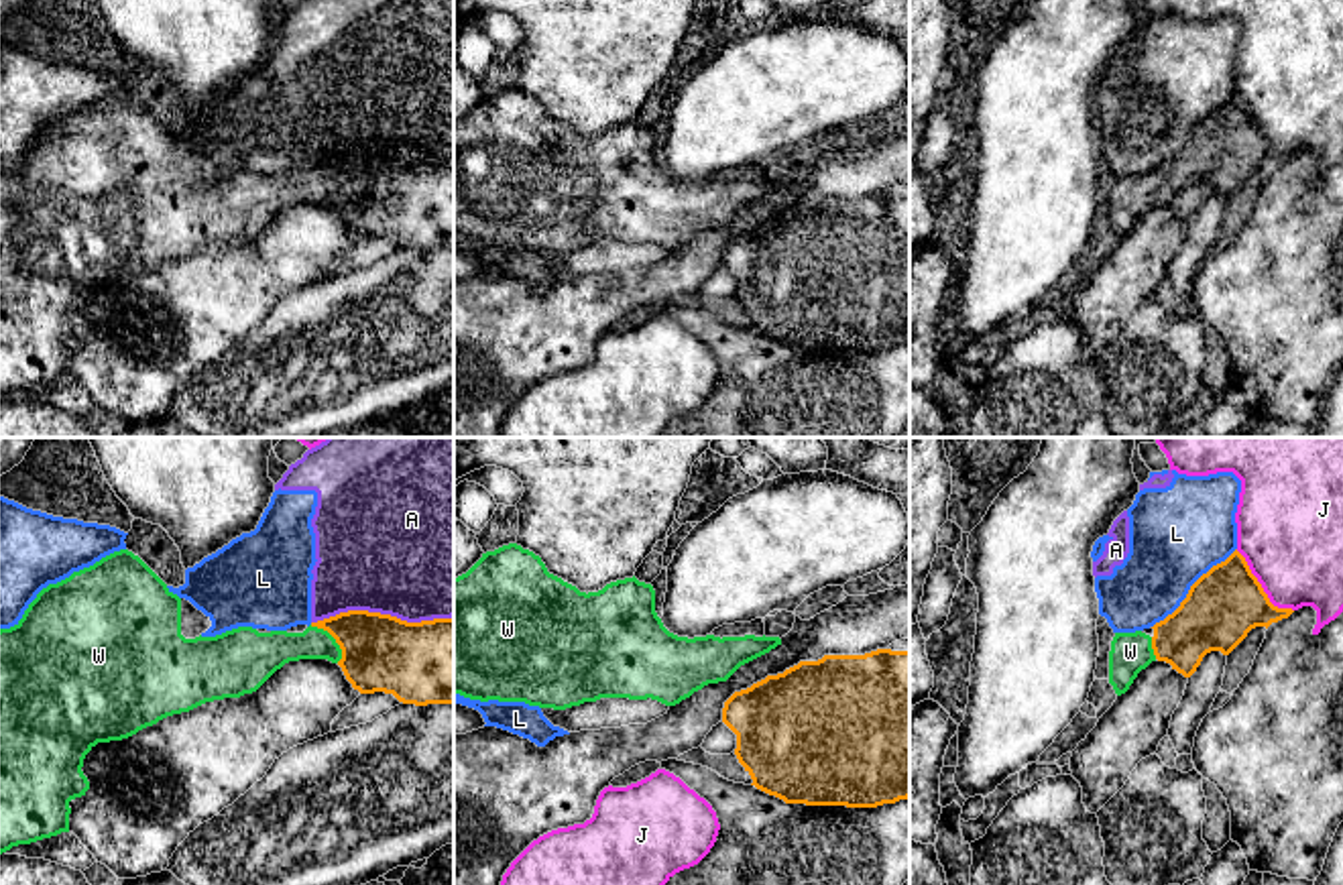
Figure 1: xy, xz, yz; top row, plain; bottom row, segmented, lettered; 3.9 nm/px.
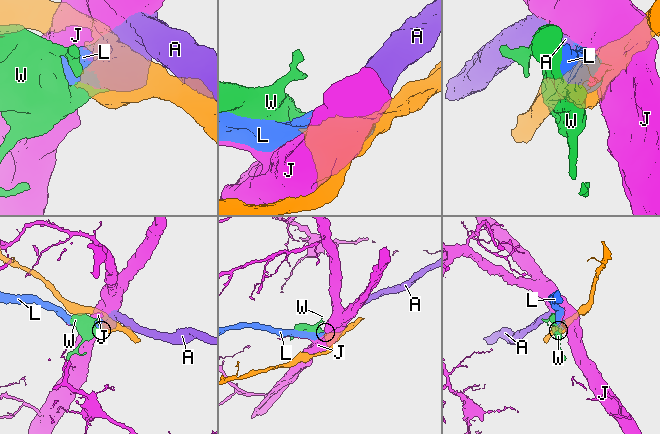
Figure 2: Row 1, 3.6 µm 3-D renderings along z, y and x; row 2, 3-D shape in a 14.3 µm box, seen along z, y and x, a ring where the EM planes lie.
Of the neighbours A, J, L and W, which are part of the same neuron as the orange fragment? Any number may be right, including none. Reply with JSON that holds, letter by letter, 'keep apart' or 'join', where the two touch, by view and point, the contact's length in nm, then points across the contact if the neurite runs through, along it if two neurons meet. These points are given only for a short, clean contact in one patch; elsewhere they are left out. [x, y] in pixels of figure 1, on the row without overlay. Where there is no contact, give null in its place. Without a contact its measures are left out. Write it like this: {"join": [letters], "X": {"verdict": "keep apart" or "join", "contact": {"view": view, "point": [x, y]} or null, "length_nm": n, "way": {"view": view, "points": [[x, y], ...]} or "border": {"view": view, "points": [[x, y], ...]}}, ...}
{"join": ["W"], "A": {"verdict": "keep apart", "contact": {"view": "xy", "point": [381, 159]}, "length_nm": 550}, "J": {"verdict": "keep apart", "contact": {"view": "yz", "point": [1260, 131]}, "length_nm": 340}, "L": {"verdict": "keep apart", "contact": {"view": "yz", "point": [1191, 131]}, "length_nm": 460}, "W": {"verdict": "join", "contact": {"view": "xy", "point": [334, 182]}, "length_nm": 190}}

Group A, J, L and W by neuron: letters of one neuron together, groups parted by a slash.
A L / J / W

